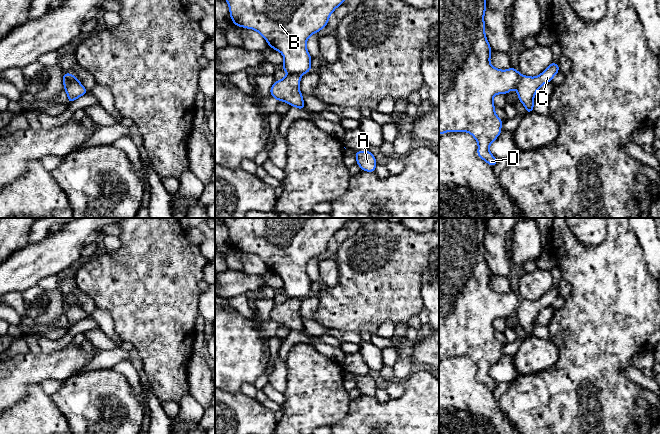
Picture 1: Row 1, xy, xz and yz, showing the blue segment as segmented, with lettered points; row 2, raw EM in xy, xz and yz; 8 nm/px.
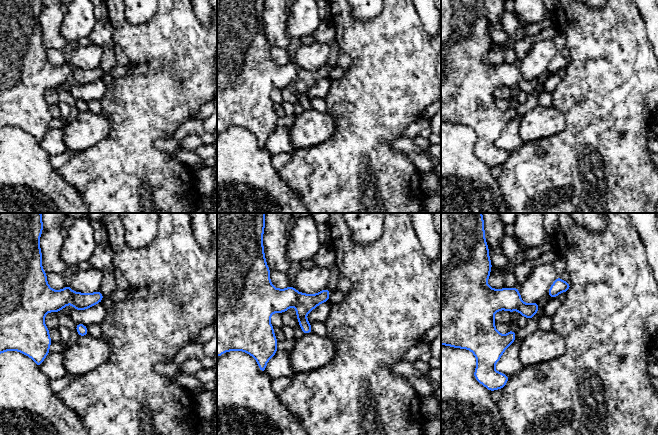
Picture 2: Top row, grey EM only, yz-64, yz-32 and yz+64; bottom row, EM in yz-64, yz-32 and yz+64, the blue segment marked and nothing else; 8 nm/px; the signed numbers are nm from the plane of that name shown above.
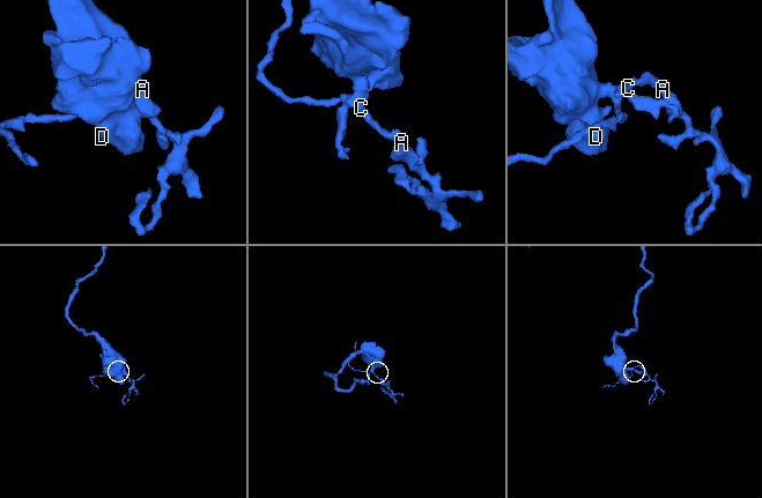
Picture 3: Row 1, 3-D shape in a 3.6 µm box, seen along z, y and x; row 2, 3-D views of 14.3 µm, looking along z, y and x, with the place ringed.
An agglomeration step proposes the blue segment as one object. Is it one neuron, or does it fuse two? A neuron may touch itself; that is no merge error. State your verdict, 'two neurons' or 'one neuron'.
two neurons

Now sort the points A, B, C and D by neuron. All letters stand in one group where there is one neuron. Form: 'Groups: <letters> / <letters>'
Groups: A C / B D

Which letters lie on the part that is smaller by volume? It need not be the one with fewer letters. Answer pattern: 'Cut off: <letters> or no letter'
Cut off: A, C

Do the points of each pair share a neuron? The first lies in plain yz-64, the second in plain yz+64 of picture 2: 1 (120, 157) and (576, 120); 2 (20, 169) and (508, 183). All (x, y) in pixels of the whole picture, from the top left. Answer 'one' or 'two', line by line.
1: one
2: two

